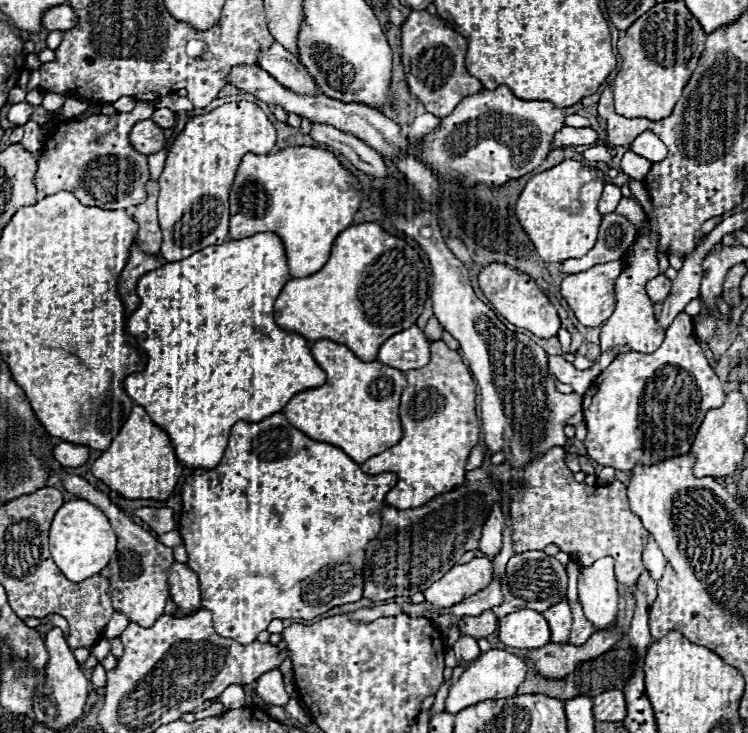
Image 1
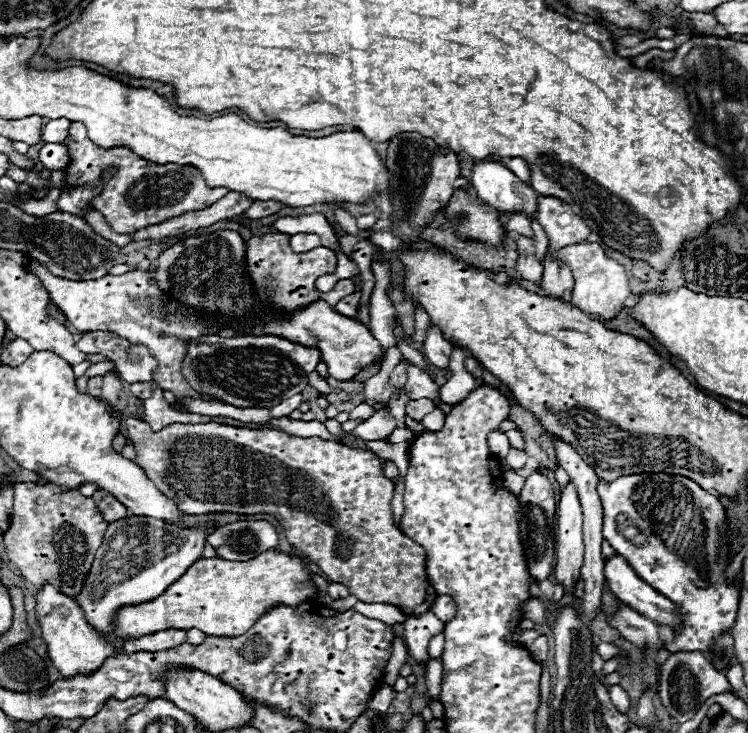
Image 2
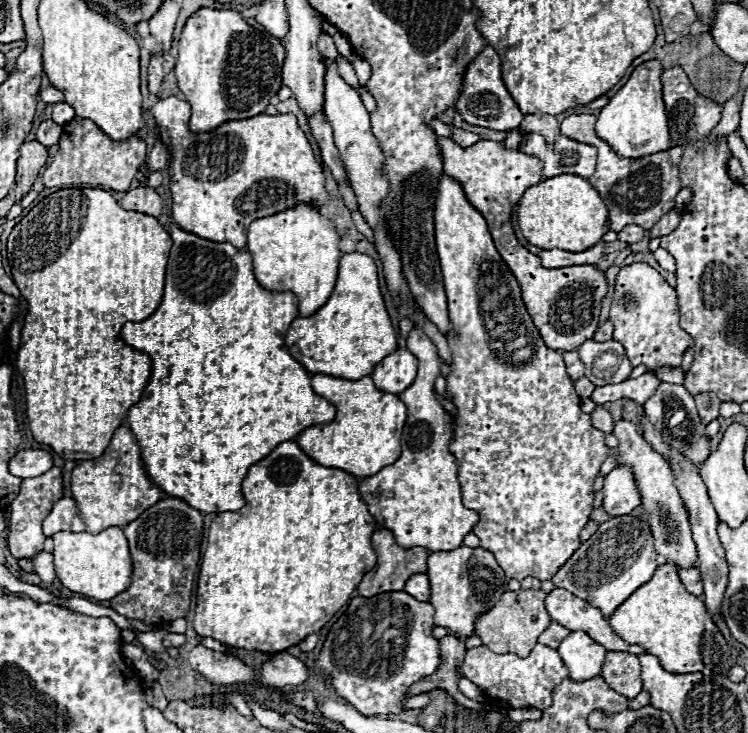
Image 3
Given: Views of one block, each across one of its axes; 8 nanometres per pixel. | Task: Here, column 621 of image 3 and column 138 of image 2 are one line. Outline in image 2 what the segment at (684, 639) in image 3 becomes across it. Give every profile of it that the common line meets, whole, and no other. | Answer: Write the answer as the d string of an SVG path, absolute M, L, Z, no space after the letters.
M268 550L248 562L230 562L222 558L200 558L180 580L176 580L164 594L152 602L138 606L124 606L116 614L116 638L138 638L158 630L198 628L206 636L240 636L244 634L268 608L276 604L304 604L314 598L314 584L308 564L298 556Z

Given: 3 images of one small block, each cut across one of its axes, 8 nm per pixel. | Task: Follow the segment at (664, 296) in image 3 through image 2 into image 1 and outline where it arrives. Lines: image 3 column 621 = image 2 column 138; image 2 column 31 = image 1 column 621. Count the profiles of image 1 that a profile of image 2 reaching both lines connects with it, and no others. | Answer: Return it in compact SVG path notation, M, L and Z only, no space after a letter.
M616 260L616 262L608 262L608 264L596 264L596 266L588 268L586 272L568 274L562 280L560 294L566 300L566 304L570 306L570 310L576 314L580 324L594 328L594 326L604 324L604 320L610 318L610 314L614 312L614 306L616 306L614 282L622 274L622 270L624 270L624 264L620 260Z

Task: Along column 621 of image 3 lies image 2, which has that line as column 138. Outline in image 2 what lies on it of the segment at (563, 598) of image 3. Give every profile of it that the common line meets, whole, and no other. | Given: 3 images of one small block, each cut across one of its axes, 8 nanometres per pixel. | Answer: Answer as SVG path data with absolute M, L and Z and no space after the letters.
M168 628L168 630L146 634L146 636L140 636L134 640L122 640L122 650L124 652L140 652L140 648L144 648L144 652L162 652L162 650L174 648L182 642L186 642L186 632Z

